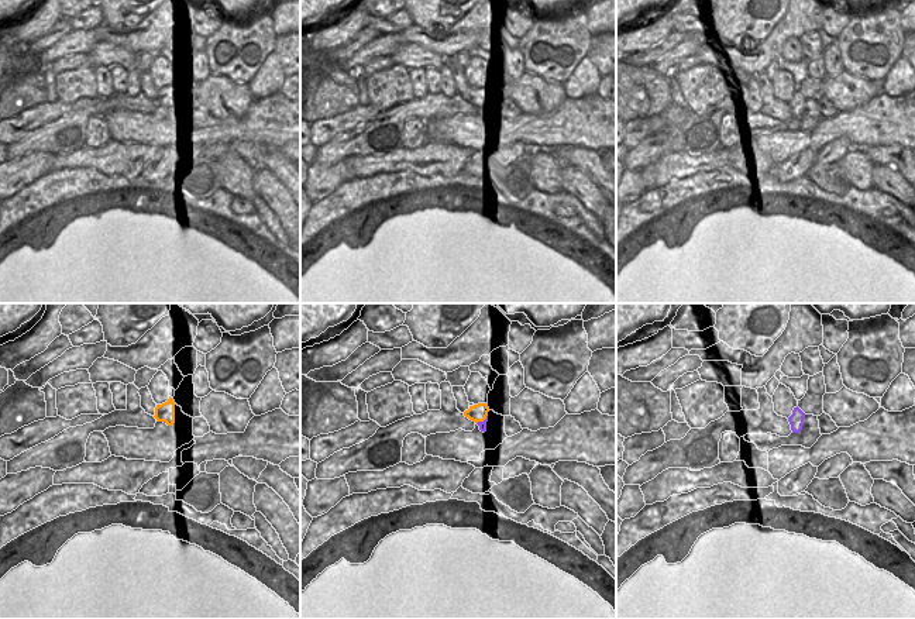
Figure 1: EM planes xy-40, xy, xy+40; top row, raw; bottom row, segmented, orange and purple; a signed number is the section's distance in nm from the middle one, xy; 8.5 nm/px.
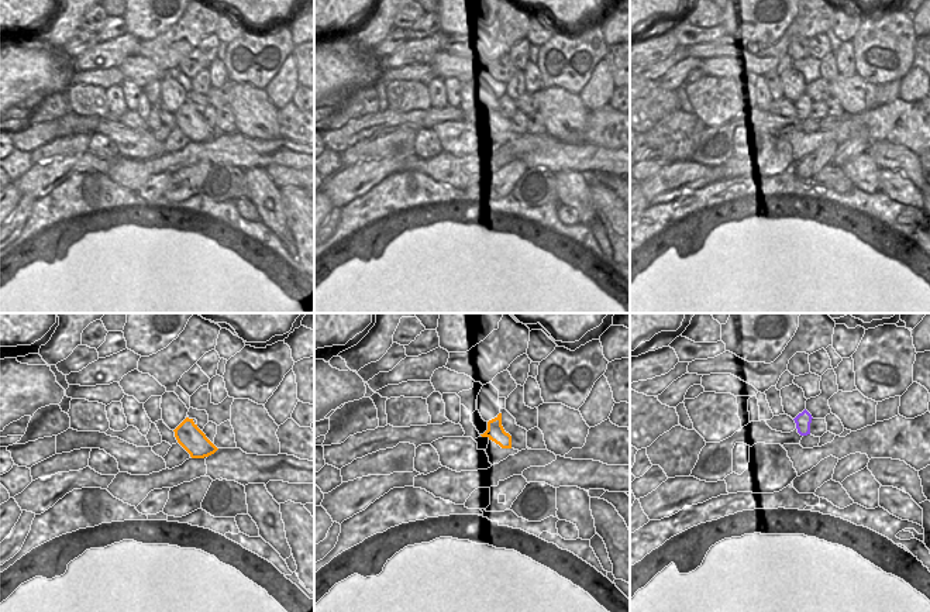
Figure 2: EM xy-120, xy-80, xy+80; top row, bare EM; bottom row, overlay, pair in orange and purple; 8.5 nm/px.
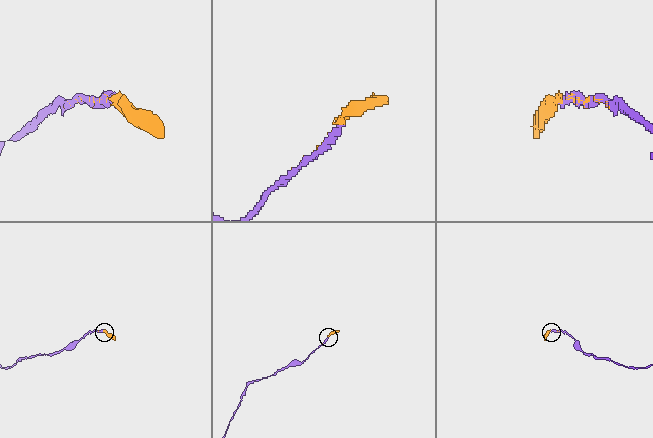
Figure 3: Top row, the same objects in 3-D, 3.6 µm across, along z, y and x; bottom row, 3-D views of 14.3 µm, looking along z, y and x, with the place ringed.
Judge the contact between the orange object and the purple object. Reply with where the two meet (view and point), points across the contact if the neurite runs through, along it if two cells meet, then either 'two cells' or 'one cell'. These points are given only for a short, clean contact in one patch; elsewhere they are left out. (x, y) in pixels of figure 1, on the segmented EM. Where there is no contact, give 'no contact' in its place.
xy (482, 420) | two cells

